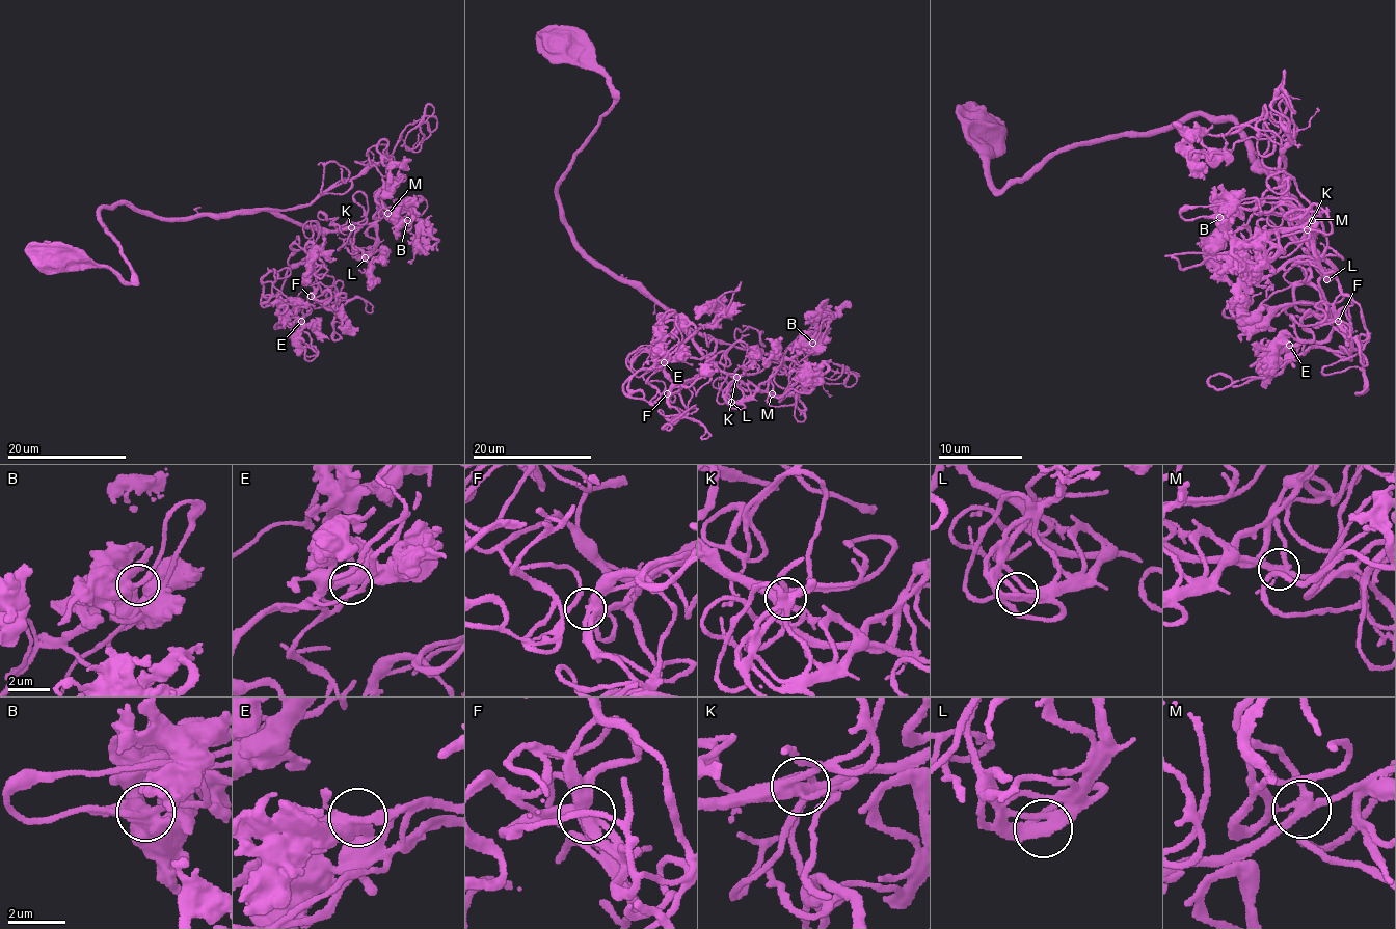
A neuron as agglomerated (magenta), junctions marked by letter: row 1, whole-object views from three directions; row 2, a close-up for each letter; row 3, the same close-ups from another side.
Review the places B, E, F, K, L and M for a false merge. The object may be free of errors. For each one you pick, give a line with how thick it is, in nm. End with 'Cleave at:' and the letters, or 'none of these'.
Cleave at: none of these

